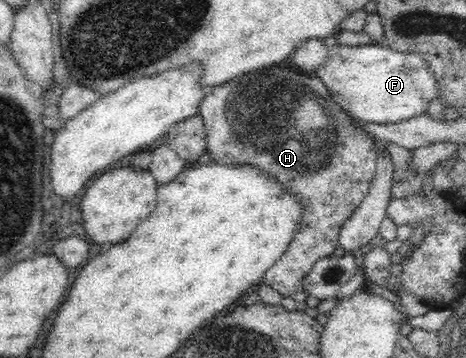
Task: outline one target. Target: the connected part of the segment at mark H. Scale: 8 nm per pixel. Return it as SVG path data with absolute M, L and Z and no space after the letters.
M279 66L247 72L227 84L209 88L199 111L198 115L205 123L206 150L210 160L227 166L254 166L283 185L283 189L301 203L302 217L290 245L263 275L261 283L271 285L283 297L291 296L296 302L304 301L307 298L307 291L303 289L305 276L311 272L315 262L333 255L342 224L369 194L371 181L376 173L378 148L373 143L375 138L335 103L325 84L315 74L299 74Z

